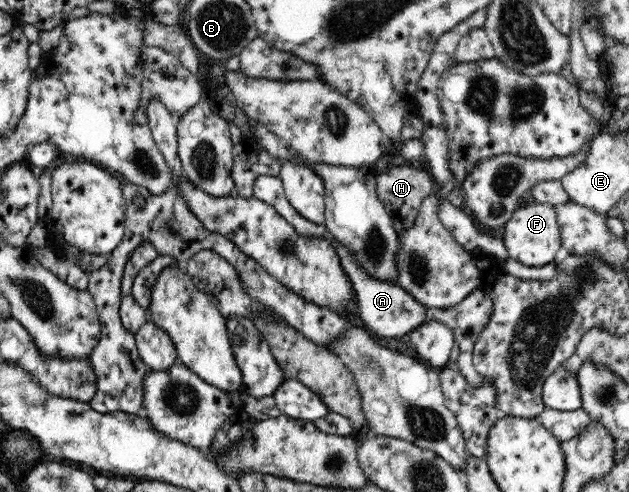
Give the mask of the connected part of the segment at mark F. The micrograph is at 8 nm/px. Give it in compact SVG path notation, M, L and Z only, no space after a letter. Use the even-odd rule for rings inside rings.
M537 202L523 203L503 225L503 248L501 252L504 256L512 257L512 259L516 259L528 267L547 265L550 261L554 261L556 251L562 247L559 226L554 206L538 204Z

